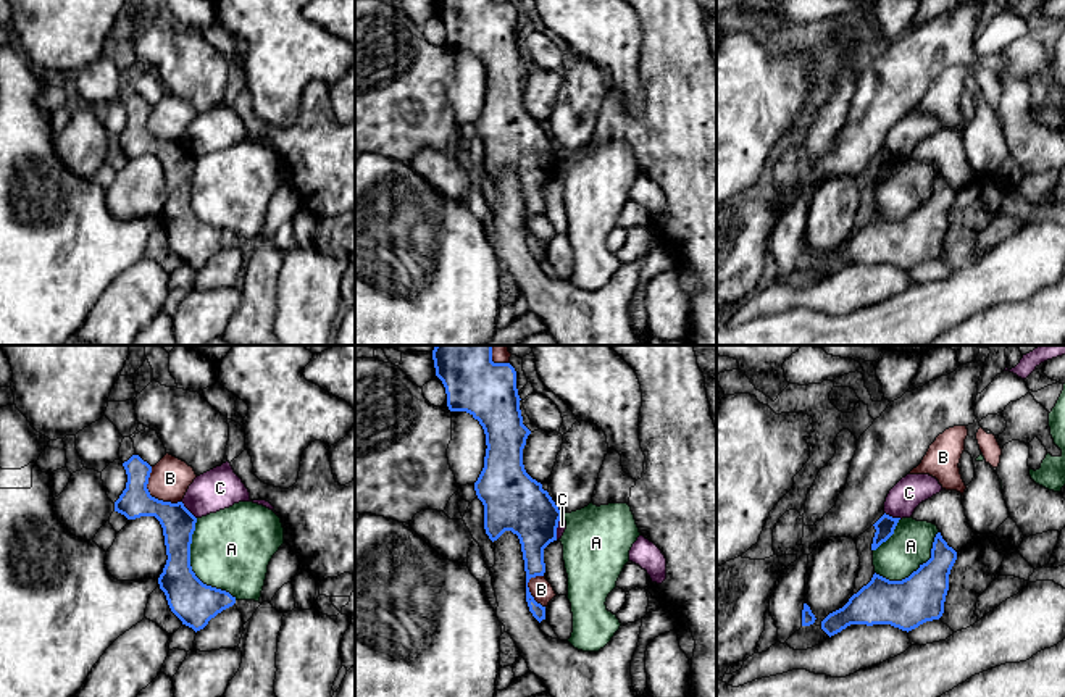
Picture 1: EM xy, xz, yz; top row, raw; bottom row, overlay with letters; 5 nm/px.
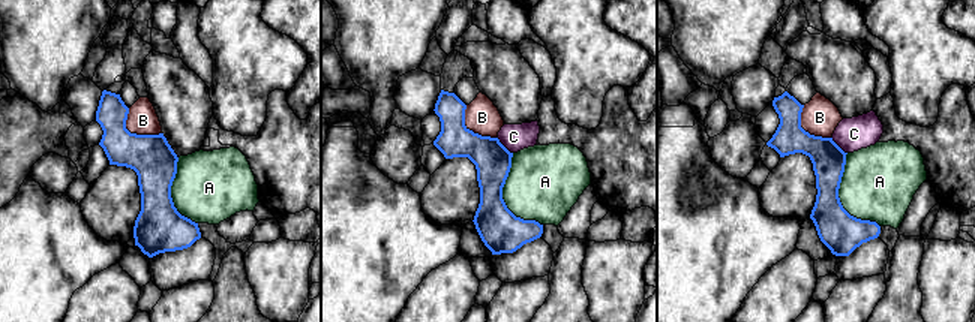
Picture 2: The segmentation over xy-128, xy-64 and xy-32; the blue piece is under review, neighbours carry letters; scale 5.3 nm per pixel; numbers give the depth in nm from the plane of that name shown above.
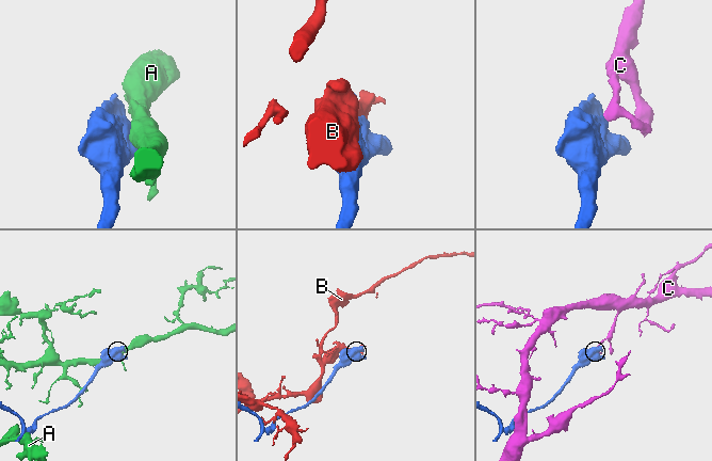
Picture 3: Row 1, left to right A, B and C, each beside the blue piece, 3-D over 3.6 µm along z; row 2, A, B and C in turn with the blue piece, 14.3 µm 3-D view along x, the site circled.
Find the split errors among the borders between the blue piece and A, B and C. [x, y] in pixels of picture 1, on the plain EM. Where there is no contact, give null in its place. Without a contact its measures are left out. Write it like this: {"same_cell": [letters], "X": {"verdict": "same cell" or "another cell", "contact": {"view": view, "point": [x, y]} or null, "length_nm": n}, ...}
{"same_cell": [], "A": {"verdict": "another cell", "contact": {"view": "xy", "point": [191, 205]}, "length_nm": 460}, "B": {"verdict": "another cell", "contact": {"view": "xy", "point": [150, 134]}, "length_nm": 240}, "C": {"verdict": "another cell", "contact": {"view": "xy", "point": [187, 149]}, "length_nm": 120}}

